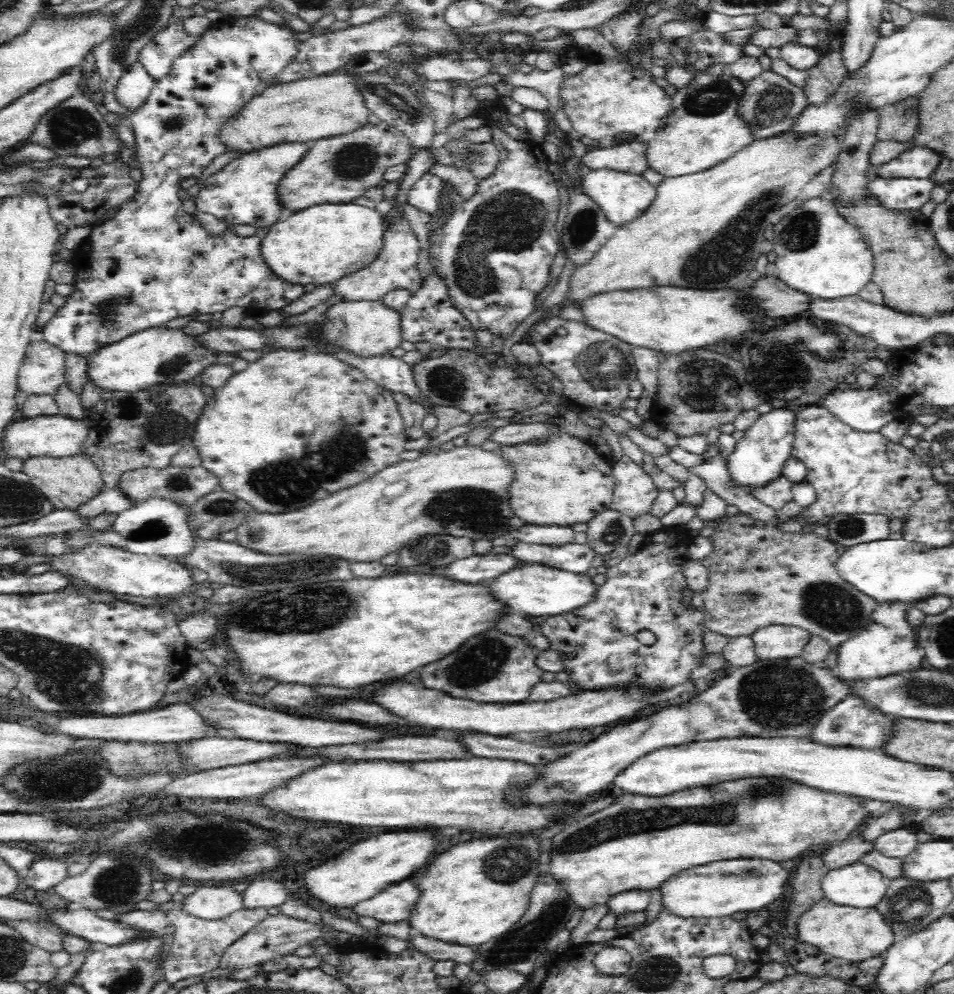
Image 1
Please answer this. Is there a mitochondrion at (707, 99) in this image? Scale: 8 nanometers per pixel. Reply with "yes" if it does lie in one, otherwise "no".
yes

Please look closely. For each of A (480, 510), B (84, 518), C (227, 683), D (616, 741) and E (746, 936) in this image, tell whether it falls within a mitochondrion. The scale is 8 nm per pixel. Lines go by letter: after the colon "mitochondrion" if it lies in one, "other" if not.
A: mitochondrion
B: other
C: other
D: other
E: other

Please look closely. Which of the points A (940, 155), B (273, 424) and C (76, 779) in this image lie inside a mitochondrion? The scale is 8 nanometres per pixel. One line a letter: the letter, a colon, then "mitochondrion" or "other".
A: other
B: other
C: mitochondrion

